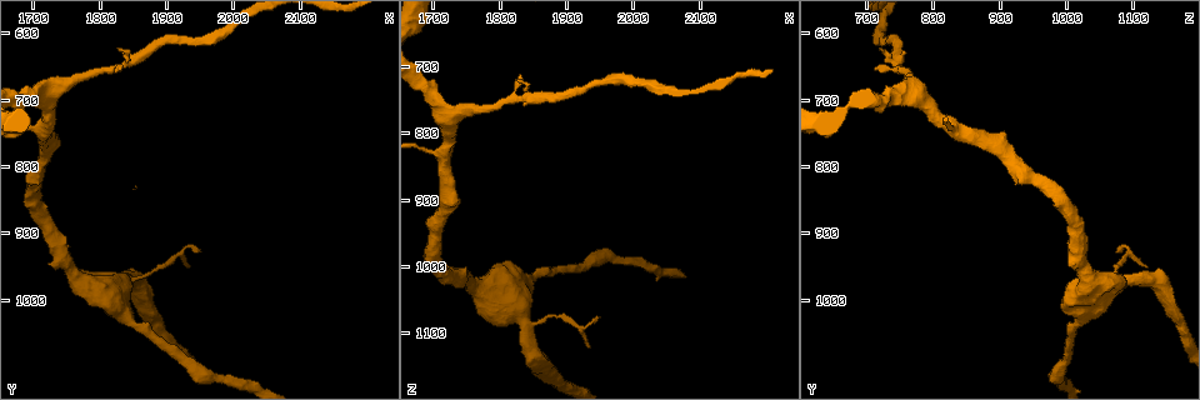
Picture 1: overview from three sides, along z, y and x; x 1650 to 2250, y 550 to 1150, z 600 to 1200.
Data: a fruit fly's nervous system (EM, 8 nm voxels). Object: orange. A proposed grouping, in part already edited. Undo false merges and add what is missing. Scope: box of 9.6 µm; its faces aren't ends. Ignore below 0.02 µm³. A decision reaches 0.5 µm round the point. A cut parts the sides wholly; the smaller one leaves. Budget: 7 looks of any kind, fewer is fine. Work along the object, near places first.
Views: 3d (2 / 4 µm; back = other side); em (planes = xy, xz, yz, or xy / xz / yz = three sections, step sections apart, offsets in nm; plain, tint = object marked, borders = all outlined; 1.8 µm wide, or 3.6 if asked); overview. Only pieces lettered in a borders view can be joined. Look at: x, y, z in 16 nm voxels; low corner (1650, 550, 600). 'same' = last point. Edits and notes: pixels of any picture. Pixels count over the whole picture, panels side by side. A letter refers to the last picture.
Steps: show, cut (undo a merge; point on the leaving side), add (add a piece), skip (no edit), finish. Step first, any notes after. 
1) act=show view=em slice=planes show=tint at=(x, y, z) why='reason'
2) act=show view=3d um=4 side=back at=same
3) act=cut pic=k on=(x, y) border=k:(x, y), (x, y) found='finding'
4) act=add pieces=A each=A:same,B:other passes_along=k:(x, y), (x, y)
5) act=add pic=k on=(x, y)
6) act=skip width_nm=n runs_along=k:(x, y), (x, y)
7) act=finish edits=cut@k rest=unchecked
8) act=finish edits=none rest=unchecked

act=show view=em slice=xy step=16 show=borders at=(1720, 740, 830) why='calibre changes'

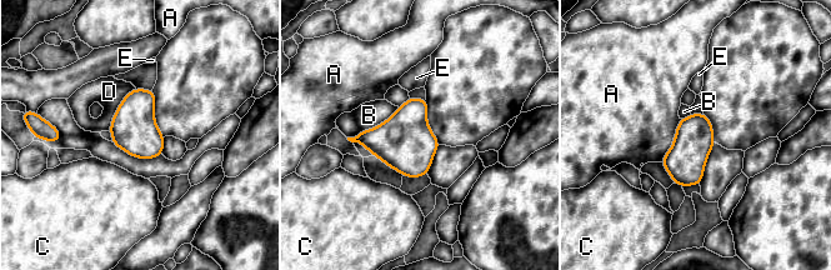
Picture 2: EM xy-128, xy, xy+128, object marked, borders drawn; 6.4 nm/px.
act=skip width_nm=260 longest_contact=B:380nm each=A:other,B:other,C:other,D:other,E:other found='all the same neuron'

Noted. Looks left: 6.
act=show view=3d um=4 at=(1835, 655, 715) why='branch stops here'

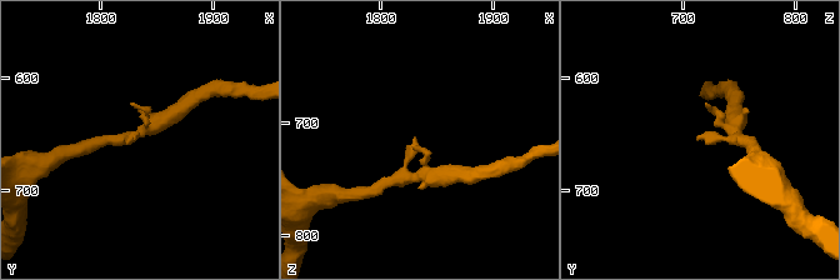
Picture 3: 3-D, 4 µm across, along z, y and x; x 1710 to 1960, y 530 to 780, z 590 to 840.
act=show view=em slice=planes show=tint at=(1830, 654, 714) why='now the EM'

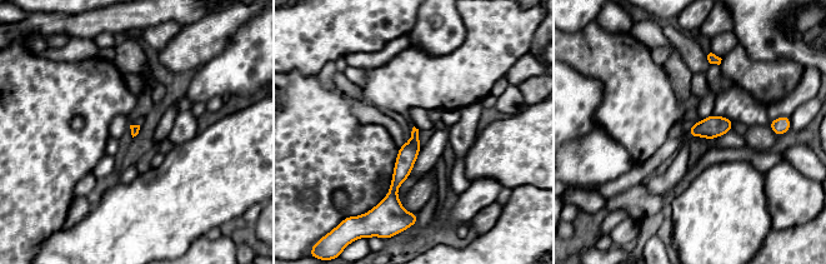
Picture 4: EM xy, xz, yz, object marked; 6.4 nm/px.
act=show view=em slice=planes show=borders at=same why='what lies round it'

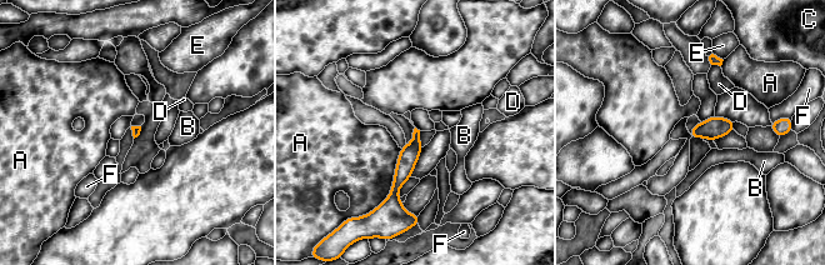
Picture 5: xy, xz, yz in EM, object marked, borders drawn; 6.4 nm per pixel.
act=skip each=A:other,B:other,C:other,D:other,E:other,F:other runs_along=5:(416, 133), (395, 186), (396, 206) found='none of them fits'

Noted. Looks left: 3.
act=show view=em slice=yz step=8 show=borders at=(1935, 950, 1125) why='thin end'

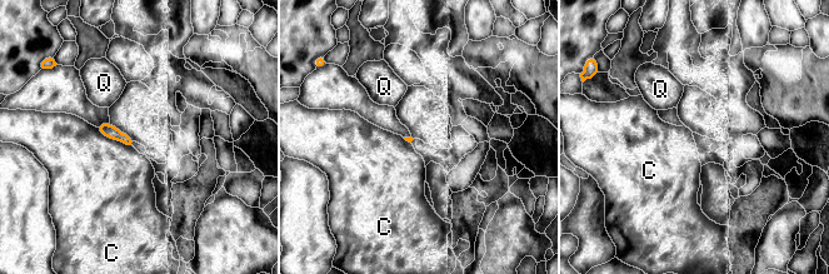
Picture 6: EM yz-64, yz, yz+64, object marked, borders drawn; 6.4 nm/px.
act=skip each=C:other,Q:other border=6:(94, 126), (106, 136), (130, 145) found='no lettered piece goes on from it'

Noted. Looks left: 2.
act=finish edits=none rest=unchecked

